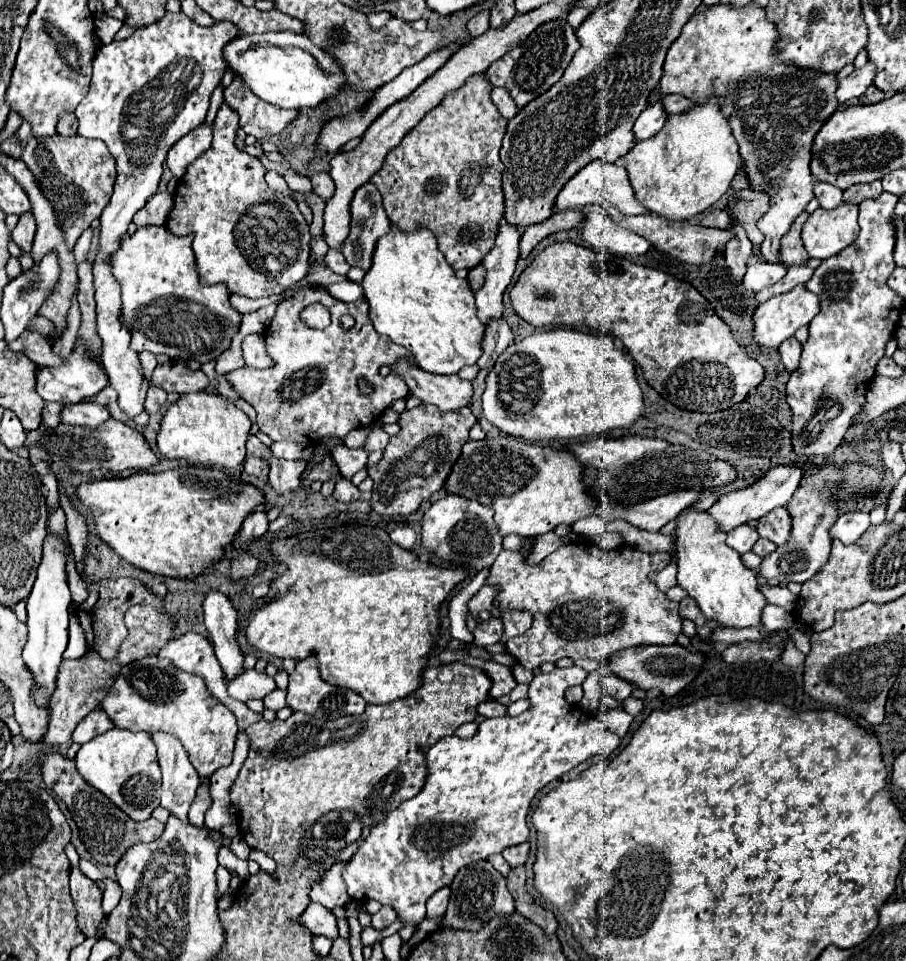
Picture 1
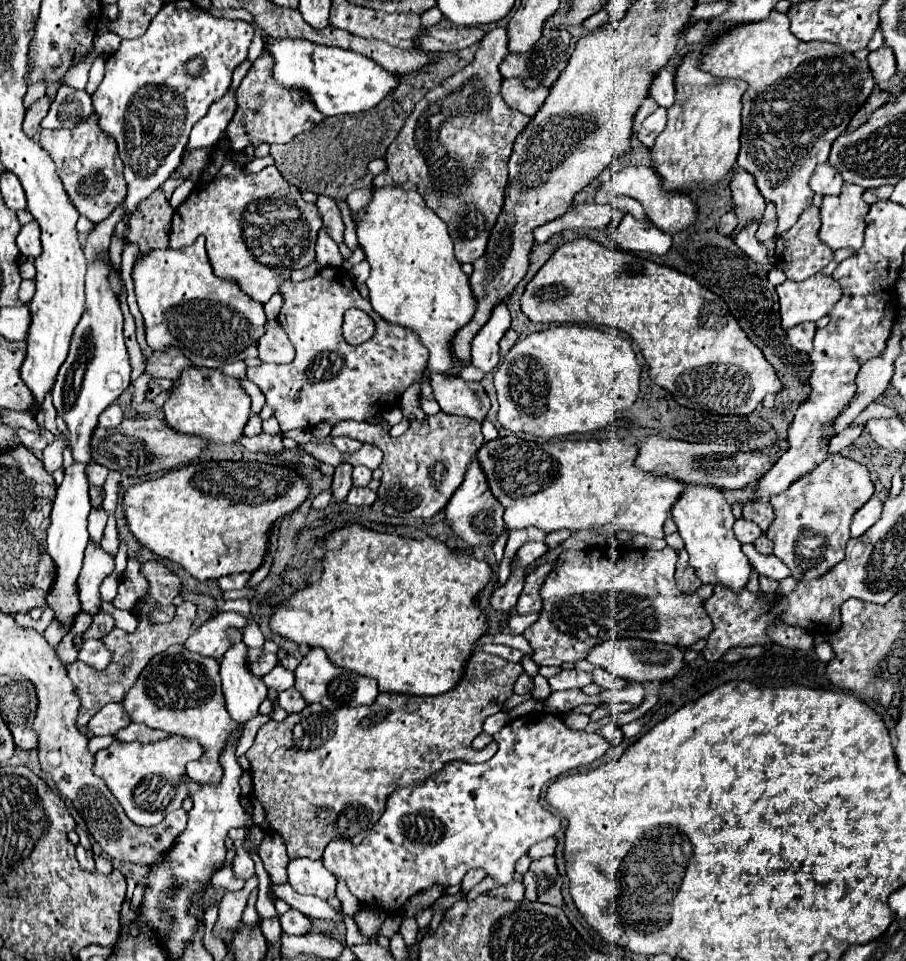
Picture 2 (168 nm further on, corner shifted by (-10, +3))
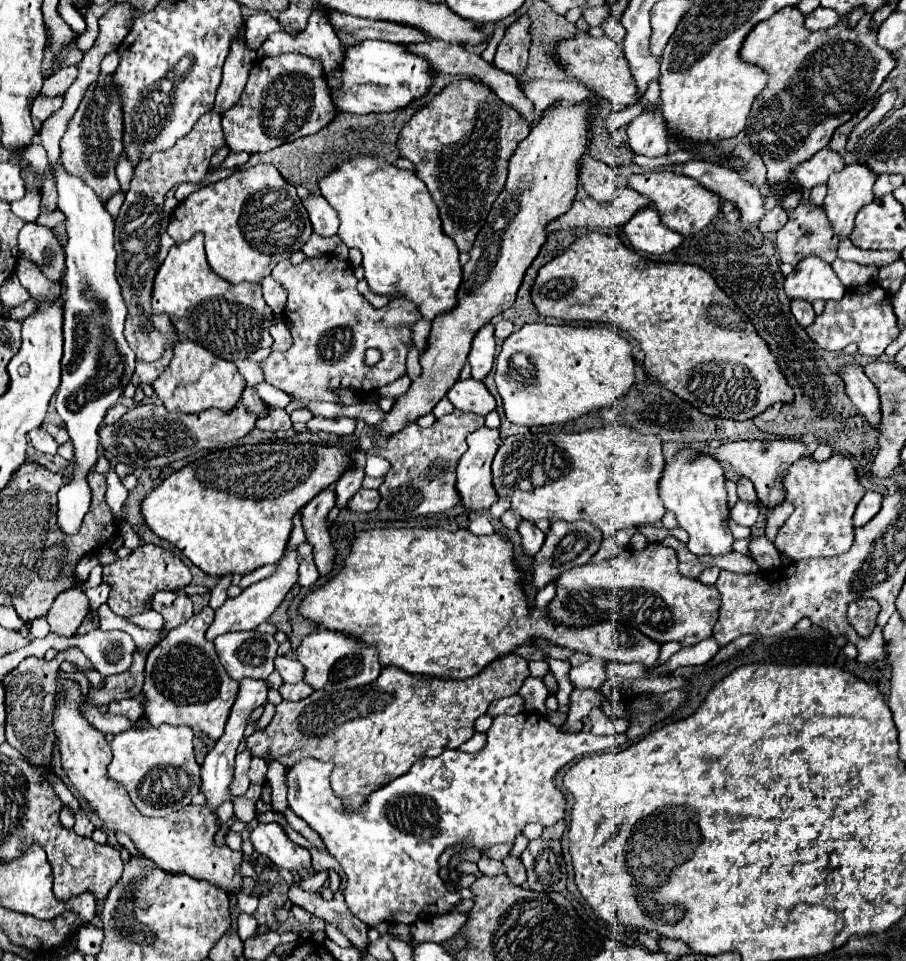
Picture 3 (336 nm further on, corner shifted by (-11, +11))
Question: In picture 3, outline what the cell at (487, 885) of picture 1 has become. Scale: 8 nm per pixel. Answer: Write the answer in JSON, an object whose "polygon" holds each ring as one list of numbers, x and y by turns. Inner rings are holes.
{"polygon":[[506,857,508,859,508,869,506,869,506,875,508,879,514,883,514,885,522,885,526,881,526,871,522,867,522,863,514,857]]}

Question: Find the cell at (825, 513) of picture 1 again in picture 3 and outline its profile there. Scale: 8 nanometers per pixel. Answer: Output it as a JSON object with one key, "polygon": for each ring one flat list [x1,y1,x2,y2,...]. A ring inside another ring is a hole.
{"polygon":[[832,455,826,461,816,461,812,457,798,459,786,473,782,481,784,499,792,501,794,513,778,529,774,545,780,553,792,561,810,557,832,557,848,551,854,541,852,515,858,501,864,497,858,473,852,461,844,455]]}

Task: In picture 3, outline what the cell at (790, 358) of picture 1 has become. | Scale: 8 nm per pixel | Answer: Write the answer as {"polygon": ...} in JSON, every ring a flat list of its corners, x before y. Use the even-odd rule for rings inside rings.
{"polygon":[[792,301,792,315,796,317,798,325,806,329,806,325,812,325,812,321,816,319,814,309,808,301]]}

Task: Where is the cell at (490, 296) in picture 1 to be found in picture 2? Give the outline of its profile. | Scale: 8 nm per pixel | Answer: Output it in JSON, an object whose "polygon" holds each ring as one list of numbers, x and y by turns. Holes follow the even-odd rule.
{"polygon":[[497,305,491,319,481,327,471,345,471,365,479,367,483,373,489,373,499,363,499,339,511,327,511,315,507,305]]}

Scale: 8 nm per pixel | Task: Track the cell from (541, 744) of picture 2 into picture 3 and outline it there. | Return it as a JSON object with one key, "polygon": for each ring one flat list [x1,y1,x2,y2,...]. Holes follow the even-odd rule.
{"polygon":[[520,713,520,715,498,715,494,717,494,723,492,727,488,729,488,743,486,747,480,751,480,753,460,753,458,749,452,749,452,751,444,751,440,757,426,757,418,763,412,765,412,769,408,773,404,773,402,777,390,781,388,785,384,785,382,789,378,789,376,793,372,793,368,797,368,803,366,807,362,807,362,811,346,811,346,807,342,805,342,801,332,793,330,789,330,771,332,771,332,763,322,763,322,761,316,761,316,759,302,759,300,763,296,763,288,773,286,773,286,783,288,783,288,805,290,809,302,817,312,829,316,829,316,833,322,837,324,845,328,847,330,855,342,865,342,869,346,871,348,875,348,885,346,885,346,891,344,891,344,899,348,903,348,909,358,917,362,919,368,927,374,927,376,923,380,921,394,921,394,915,408,915,408,919,430,919,430,917,436,917,436,915,445,915,461,901,459,893,450,892,444,881,439,875,440,867,438,863,438,857,448,849,448,847,456,847,460,843,464,843,464,851,482,851,484,847,492,847,496,843,510,843,514,845,516,837,522,833,522,829,528,825,528,823,540,823,544,827,550,827,554,825,556,821,564,819,564,813,566,813,566,799,564,795,554,787,554,775,556,771,570,763,572,759,576,757,584,757,584,755,590,755,590,753,600,753,608,747,614,745,614,737,600,737,600,735,594,735,594,733,568,733,568,731,562,731,560,727,552,725,544,715,540,713]]}

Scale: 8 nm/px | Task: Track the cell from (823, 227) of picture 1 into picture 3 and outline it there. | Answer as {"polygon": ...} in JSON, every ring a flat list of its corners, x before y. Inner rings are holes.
{"polygon":[[850,163,828,179,824,209,838,237,848,237,852,233,856,213,874,199,874,181,876,175,868,173,868,169,864,169,860,163]]}

